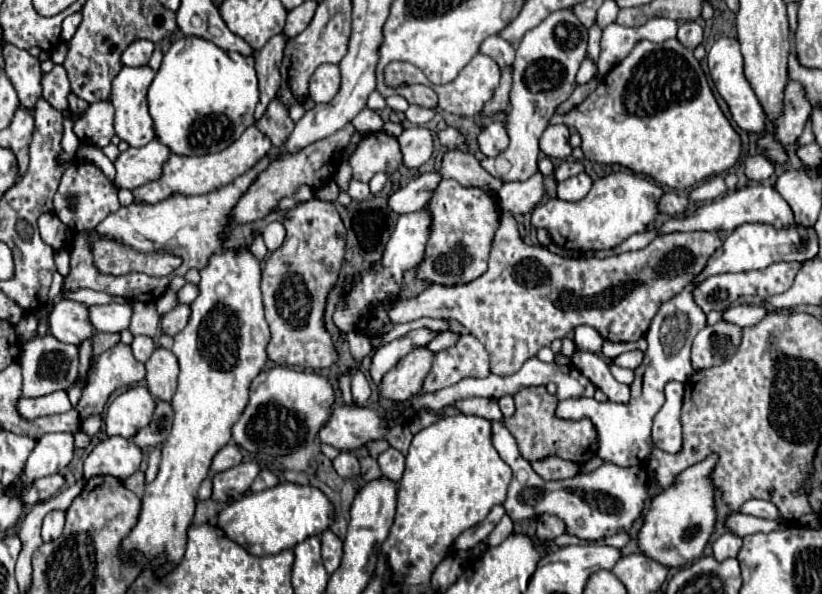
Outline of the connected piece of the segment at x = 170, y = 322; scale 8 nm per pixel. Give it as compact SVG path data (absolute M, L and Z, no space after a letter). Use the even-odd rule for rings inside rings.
M177 305L175 309L171 309L167 315L161 317L161 329L163 329L163 333L167 333L167 335L179 333L187 325L189 315L191 315L189 305Z

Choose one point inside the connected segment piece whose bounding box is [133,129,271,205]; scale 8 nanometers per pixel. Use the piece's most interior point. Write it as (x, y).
(181, 175)

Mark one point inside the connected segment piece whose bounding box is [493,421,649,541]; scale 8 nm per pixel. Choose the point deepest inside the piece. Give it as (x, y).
(595, 505)

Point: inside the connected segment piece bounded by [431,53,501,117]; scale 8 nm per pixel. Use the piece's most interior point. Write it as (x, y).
(474, 86)

